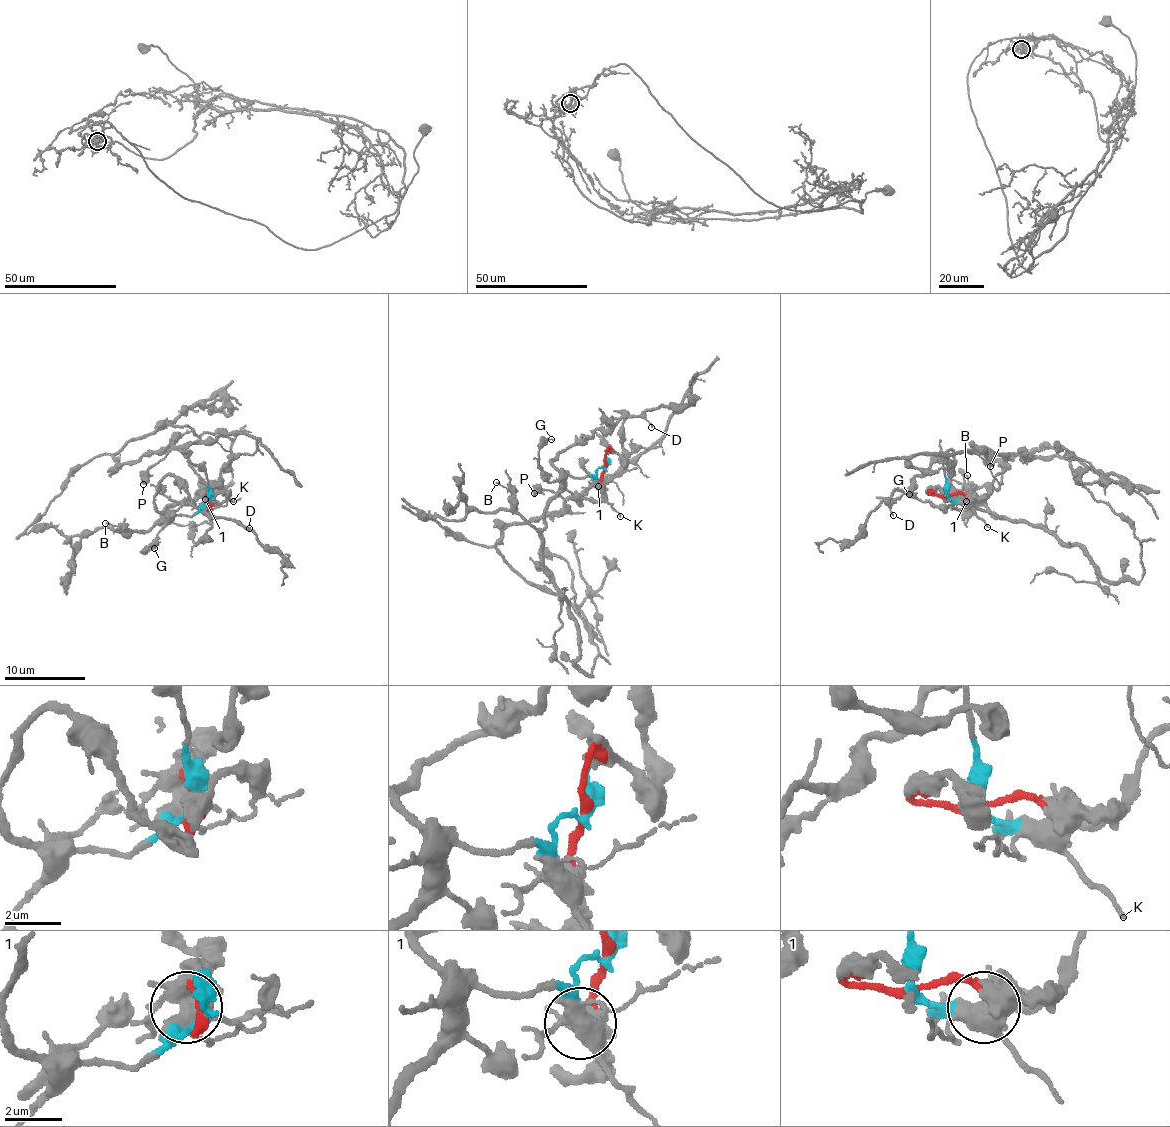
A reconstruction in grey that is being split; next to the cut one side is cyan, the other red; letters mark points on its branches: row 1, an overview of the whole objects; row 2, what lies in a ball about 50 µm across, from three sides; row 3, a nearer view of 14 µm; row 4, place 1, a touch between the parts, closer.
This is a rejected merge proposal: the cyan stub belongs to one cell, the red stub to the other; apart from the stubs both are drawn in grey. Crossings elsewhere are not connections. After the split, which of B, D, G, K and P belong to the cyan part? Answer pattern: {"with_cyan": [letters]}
{"with_cyan": ["B", "D", "G", "K"]}

